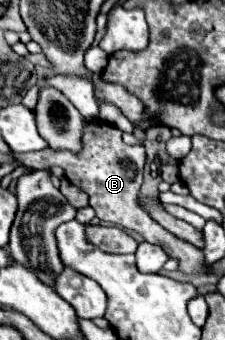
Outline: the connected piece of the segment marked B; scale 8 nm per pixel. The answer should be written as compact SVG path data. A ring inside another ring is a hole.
M90 122L84 128L84 148L78 154L72 152L56 152L52 148L44 148L40 152L28 152L28 154L16 154L18 162L30 168L48 168L48 164L58 164L66 170L66 178L84 190L90 196L90 206L96 210L96 216L102 222L110 222L116 226L122 226L126 230L134 230L144 236L146 242L162 246L168 256L180 260L180 270L190 274L190 272L200 272L204 264L202 252L192 246L184 244L182 238L176 238L174 234L168 234L158 222L154 222L140 206L138 206L138 190L142 184L142 170L146 162L146 148L144 144L128 146L122 140L122 132L106 122Z

